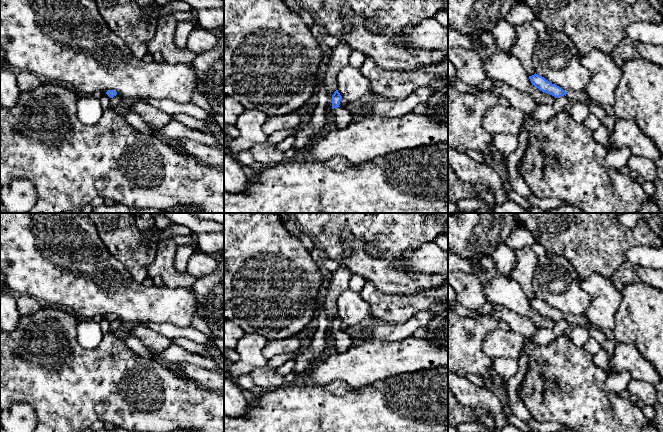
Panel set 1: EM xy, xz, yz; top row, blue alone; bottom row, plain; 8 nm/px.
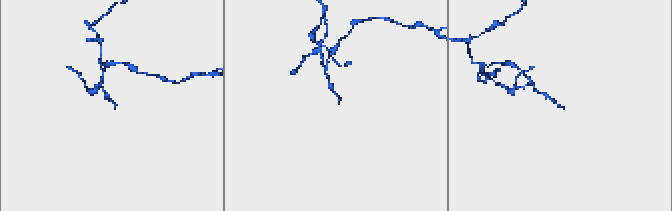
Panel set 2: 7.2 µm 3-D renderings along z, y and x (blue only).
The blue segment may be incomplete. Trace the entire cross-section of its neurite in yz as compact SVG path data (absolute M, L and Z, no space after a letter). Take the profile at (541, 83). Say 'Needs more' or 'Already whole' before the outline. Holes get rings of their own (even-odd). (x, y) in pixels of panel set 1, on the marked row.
Needs more. M534 74L529 76L529 79L536 88L540 91L548 93L555 98L559 98L560 96L566 96L569 100L569 103L575 102L584 102L587 104L590 113L595 115L596 118L600 121L601 125L605 126L609 131L613 131L614 129L614 120L615 118L610 116L599 104L591 101L588 95L584 91L570 91L566 92L559 86L552 84L544 77Z

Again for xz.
Needs more. M336 90L332 95L332 102L331 102L332 116L333 116L332 126L339 129L347 127L354 121L353 118L348 114L348 112L339 106L341 100L342 97L338 92L338 90Z

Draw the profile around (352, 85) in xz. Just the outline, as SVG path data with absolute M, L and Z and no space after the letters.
M349 63L343 66L337 75L337 90L347 103L355 101L370 102L378 95L370 89L369 81Z

